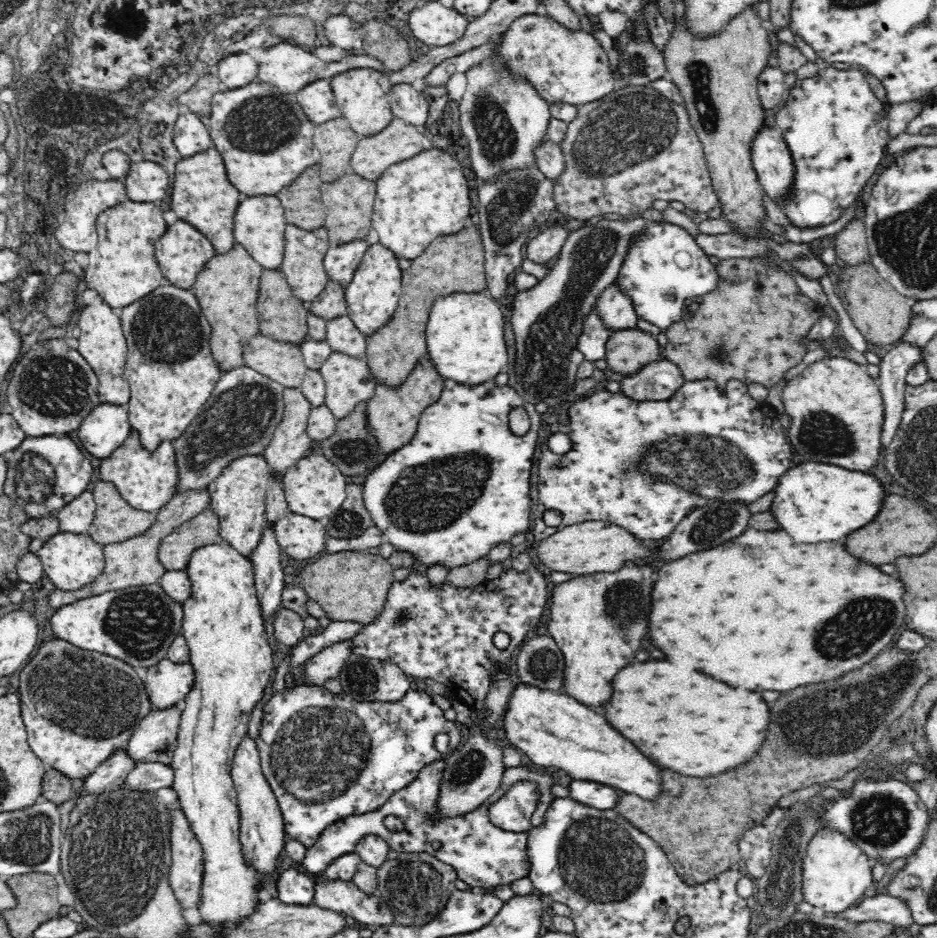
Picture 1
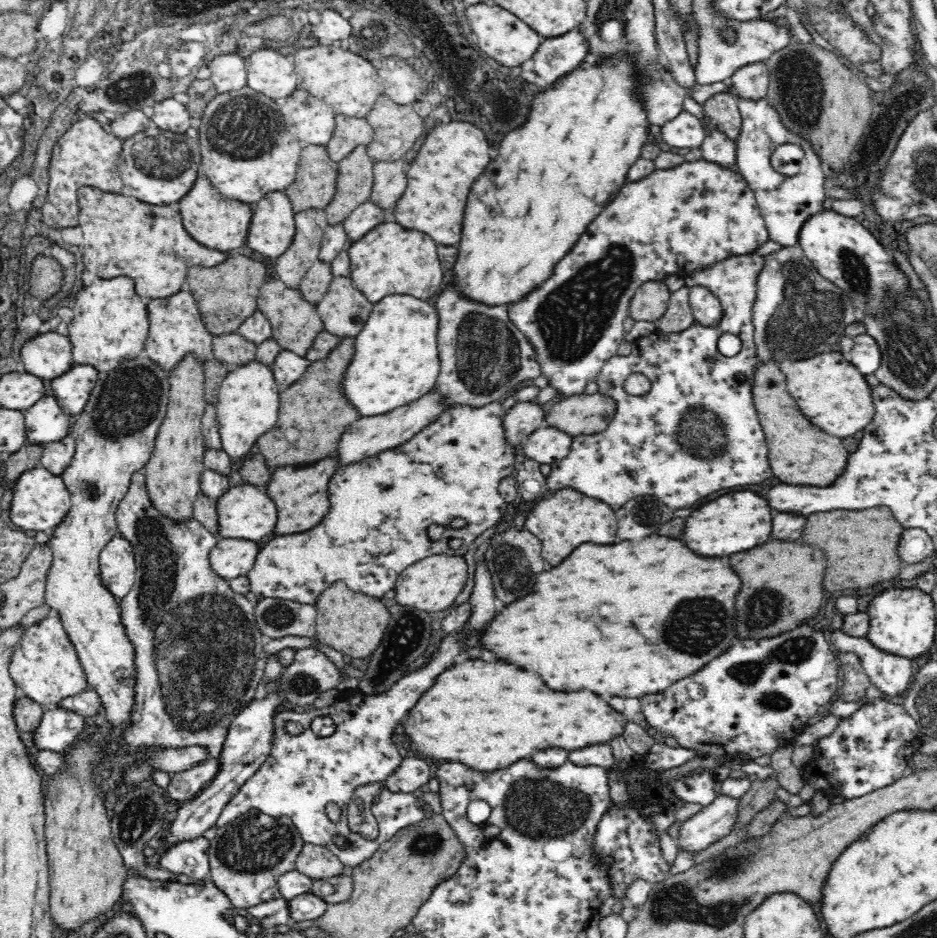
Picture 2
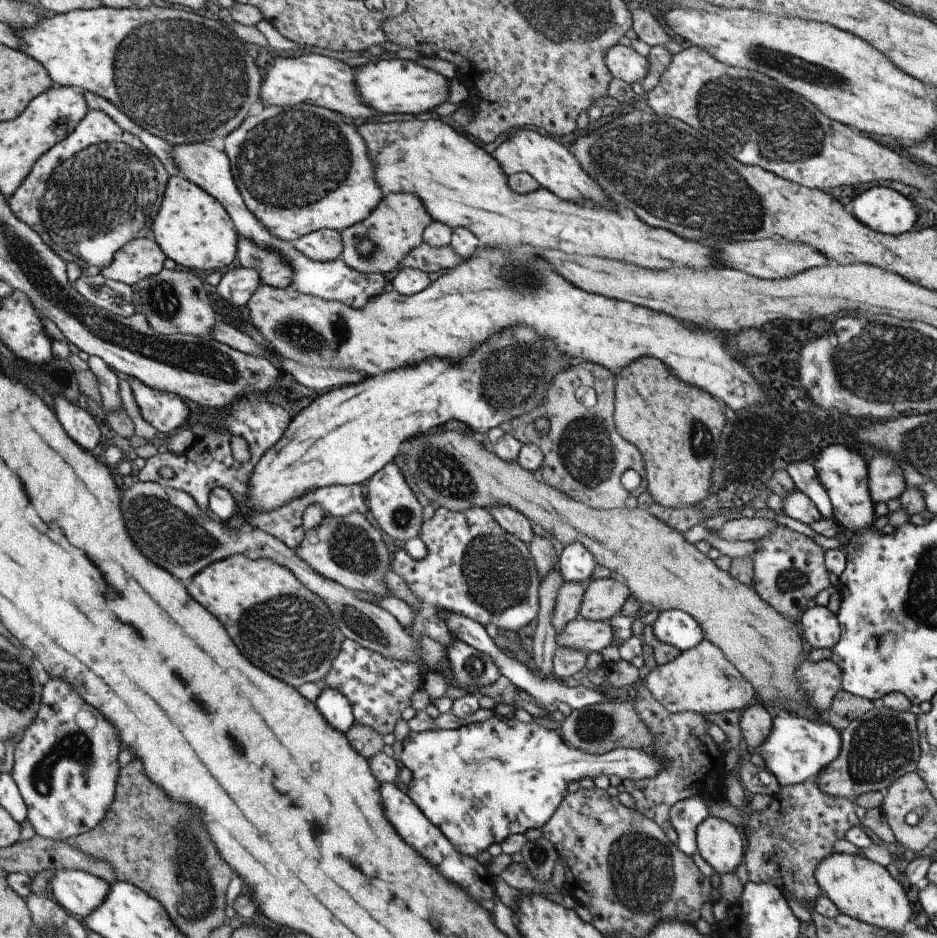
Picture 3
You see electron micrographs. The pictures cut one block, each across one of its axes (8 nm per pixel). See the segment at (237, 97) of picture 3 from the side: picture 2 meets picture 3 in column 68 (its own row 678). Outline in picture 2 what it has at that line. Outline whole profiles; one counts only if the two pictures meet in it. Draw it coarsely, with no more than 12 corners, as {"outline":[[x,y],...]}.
{"outline":[[60,616],[24,630],[9,674],[43,712],[89,685]]}

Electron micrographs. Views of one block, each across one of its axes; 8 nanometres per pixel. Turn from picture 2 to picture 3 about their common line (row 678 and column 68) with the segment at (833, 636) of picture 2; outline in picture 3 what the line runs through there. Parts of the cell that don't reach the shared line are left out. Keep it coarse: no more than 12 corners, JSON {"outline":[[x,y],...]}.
{"outline":[[76,869],[54,872],[51,895],[84,920],[111,886]]}

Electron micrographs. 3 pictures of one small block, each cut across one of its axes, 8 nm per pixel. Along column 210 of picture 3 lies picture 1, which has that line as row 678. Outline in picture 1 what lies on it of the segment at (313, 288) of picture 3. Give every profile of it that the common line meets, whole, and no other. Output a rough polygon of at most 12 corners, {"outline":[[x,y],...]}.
{"outline":[[164,659],[146,671],[159,709],[178,706],[194,688],[189,663]]}

